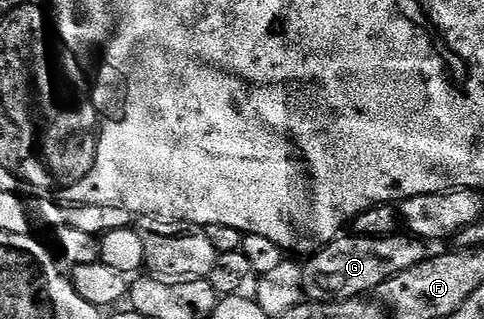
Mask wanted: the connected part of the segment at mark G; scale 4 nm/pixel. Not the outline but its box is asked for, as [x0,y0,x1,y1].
[305,234,428,300]

